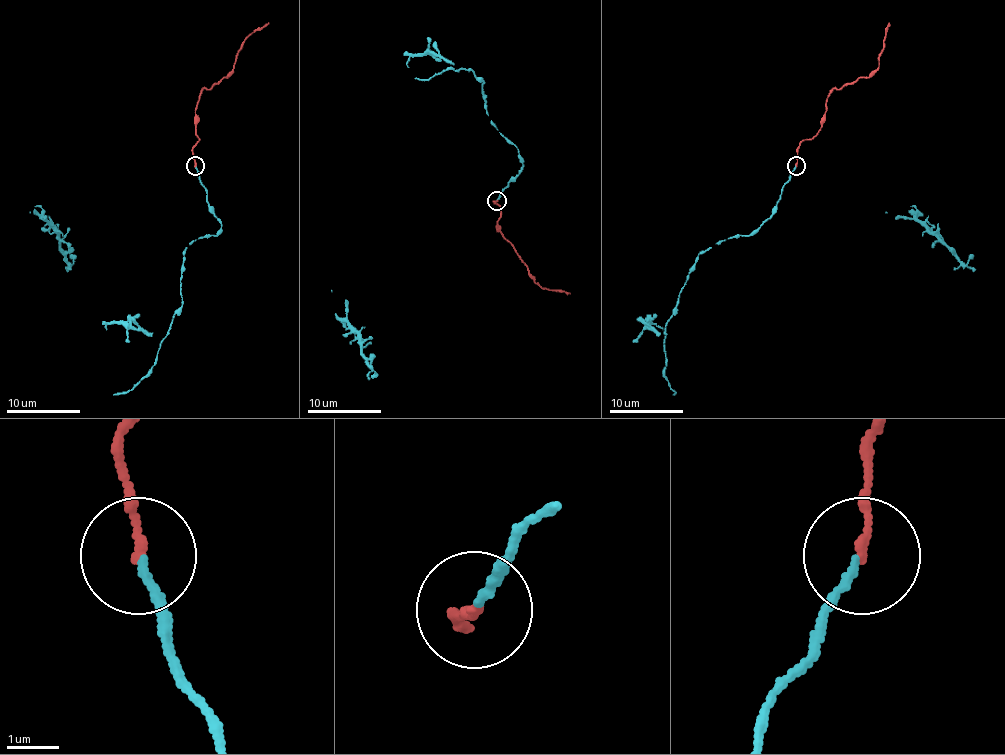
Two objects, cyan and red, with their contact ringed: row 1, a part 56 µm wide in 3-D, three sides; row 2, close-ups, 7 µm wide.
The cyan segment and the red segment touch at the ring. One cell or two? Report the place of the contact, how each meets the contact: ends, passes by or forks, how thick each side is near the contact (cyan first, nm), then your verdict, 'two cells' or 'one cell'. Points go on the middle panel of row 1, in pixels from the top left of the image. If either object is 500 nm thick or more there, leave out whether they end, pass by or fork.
(496, 201) | cyan ends | red ends | 140/180 nm | one cell

